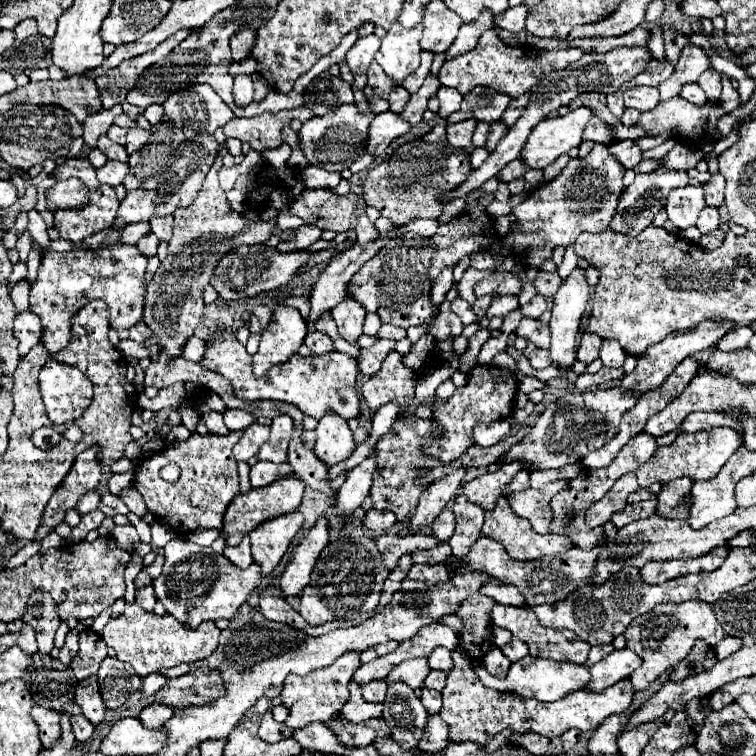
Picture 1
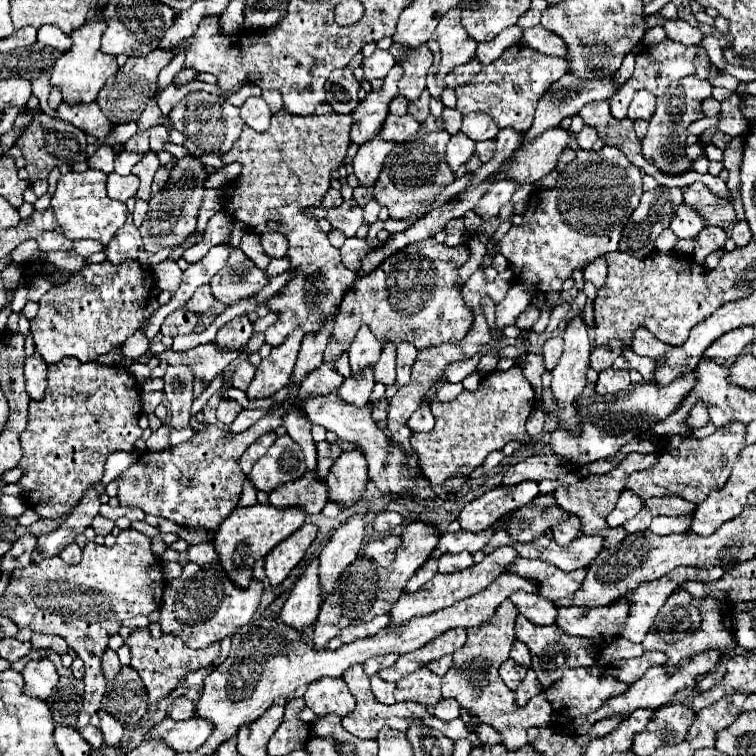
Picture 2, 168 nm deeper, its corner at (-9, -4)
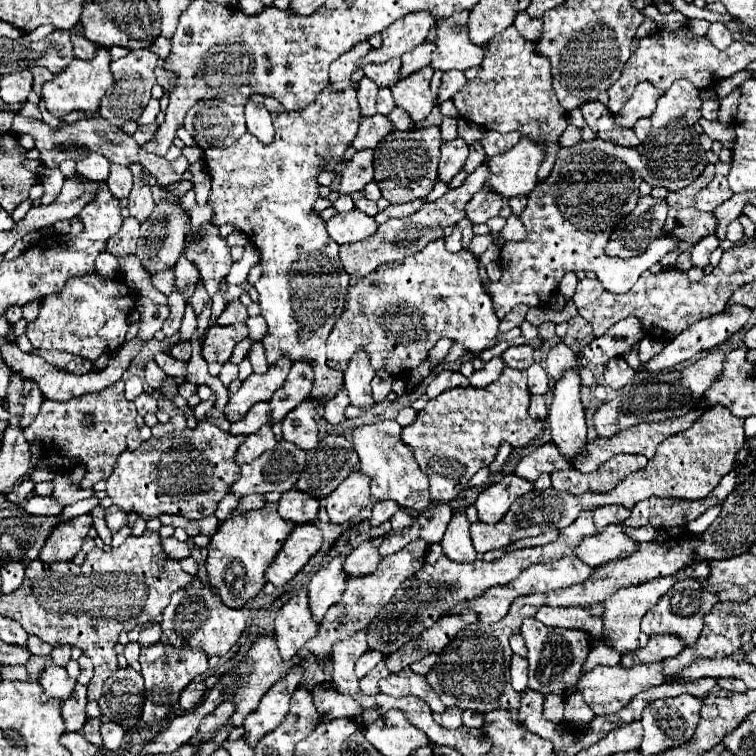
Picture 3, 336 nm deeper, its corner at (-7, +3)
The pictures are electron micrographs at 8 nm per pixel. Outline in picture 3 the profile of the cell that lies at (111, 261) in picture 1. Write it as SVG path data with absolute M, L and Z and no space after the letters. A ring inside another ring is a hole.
M98 271L66 281L60 293L52 293L40 301L40 313L28 323L26 335L32 347L56 349L96 361L100 355L116 351L126 337L128 317L136 309L138 295L126 287L122 277L104 277Z

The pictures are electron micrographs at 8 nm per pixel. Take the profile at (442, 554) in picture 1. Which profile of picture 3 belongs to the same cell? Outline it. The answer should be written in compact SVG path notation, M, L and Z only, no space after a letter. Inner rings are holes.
M458 511L446 533L444 533L444 539L442 539L442 549L444 549L444 555L456 563L470 563L476 559L476 551L472 547L472 541L470 541L470 533L468 533L468 519L464 515L464 511Z

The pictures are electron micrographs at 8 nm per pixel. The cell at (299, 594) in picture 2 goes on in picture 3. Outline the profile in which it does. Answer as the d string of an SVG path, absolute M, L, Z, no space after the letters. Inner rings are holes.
M302 587L276 613L274 637L278 641L280 655L284 659L294 657L304 647L304 643L316 633L318 633L318 625L310 613L308 591L306 587Z

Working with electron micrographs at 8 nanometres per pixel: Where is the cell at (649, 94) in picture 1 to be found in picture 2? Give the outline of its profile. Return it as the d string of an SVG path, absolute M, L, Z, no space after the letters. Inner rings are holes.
M640 90L634 94L634 100L628 108L628 118L630 120L650 120L654 108L656 108L656 96L648 90Z

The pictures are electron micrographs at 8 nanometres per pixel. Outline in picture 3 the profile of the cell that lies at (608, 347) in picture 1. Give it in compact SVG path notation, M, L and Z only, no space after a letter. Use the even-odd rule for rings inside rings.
M734 305L732 309L722 311L722 313L714 315L714 317L708 317L706 321L698 321L698 323L690 325L690 329L686 329L686 333L680 333L678 337L670 339L658 355L654 355L650 361L644 363L644 369L654 373L654 371L662 371L662 369L672 369L674 365L678 365L682 361L690 361L690 359L698 357L702 351L708 351L708 349L724 343L730 335L734 335L738 329L742 329L746 325L748 317L750 317L750 309Z

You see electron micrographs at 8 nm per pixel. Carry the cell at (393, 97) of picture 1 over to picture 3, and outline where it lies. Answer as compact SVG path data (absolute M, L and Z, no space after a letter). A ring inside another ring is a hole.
M382 87L380 93L378 93L378 103L376 103L378 113L388 115L394 107L396 107L396 103L394 103L394 99L392 99L392 91L390 91L388 87Z

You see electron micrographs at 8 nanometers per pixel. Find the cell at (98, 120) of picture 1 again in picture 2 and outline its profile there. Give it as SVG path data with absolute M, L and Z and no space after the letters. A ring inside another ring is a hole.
M100 146L96 154L88 158L88 168L110 174L114 170L114 150L110 146Z

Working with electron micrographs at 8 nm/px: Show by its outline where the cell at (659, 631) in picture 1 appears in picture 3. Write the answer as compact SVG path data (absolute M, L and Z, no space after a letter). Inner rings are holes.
M682 579L644 615L642 631L646 635L678 635L686 645L694 645L702 631L702 621L714 603L718 603L716 593L706 591L696 579Z

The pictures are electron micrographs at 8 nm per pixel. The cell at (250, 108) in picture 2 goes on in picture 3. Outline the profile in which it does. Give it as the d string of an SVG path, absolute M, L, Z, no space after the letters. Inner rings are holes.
M254 101L246 103L246 125L248 131L262 143L270 143L274 139L272 115L264 107L264 103L254 103Z

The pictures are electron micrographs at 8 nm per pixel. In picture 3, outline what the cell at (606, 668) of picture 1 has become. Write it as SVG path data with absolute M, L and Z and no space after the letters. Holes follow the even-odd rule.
M654 635L650 637L646 647L640 647L638 651L628 651L622 655L620 665L622 667L632 667L638 663L660 663L666 657L678 655L686 645L682 639L674 635Z

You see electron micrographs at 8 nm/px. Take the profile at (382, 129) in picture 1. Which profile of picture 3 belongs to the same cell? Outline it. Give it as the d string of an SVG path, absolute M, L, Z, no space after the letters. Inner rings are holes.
M362 149L354 153L354 157L348 161L348 167L342 171L340 187L338 187L340 195L352 195L372 181L374 175L372 159L374 159L372 149Z

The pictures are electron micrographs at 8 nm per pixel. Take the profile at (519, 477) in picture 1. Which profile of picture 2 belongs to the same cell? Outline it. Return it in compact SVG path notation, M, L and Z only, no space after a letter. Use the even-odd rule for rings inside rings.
M520 482L516 486L498 486L484 496L468 502L460 512L460 524L464 530L482 532L488 530L510 510L516 510L538 496L538 482Z

